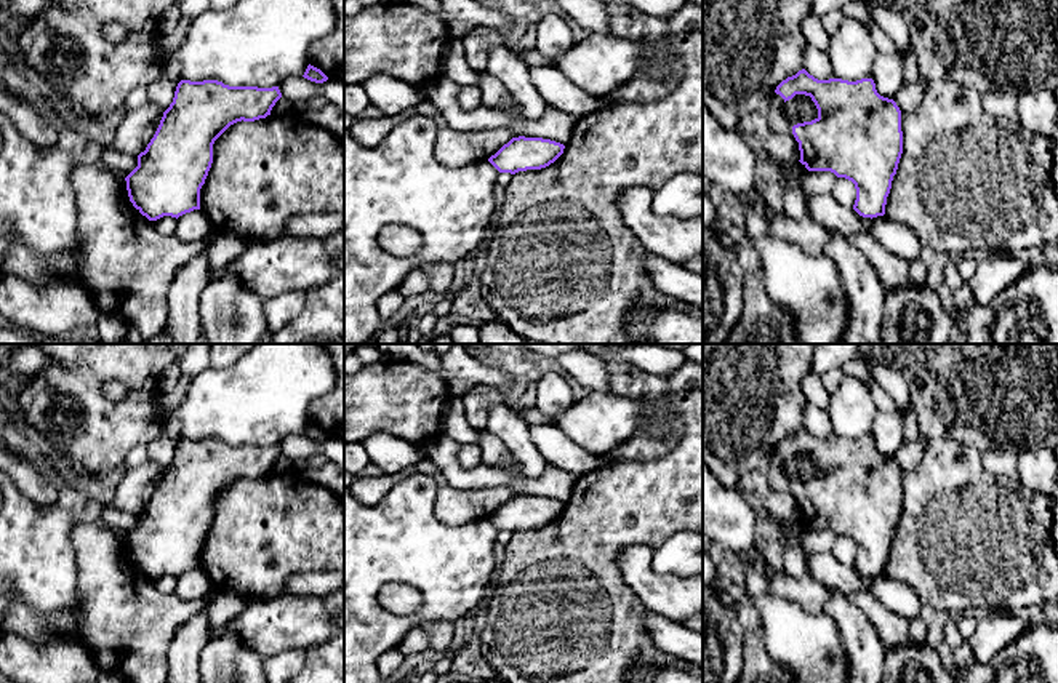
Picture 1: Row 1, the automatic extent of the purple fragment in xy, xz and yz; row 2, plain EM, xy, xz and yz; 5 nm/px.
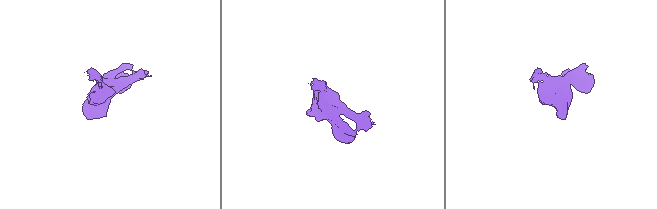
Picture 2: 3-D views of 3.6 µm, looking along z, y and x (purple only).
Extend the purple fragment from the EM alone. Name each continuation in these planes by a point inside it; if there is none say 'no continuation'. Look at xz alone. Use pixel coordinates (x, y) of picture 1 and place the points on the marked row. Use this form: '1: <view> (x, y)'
no continuation

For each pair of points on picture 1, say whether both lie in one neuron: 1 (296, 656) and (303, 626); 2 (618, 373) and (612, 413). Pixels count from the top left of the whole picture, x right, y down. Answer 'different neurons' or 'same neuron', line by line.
1: different neurons
2: different neurons

